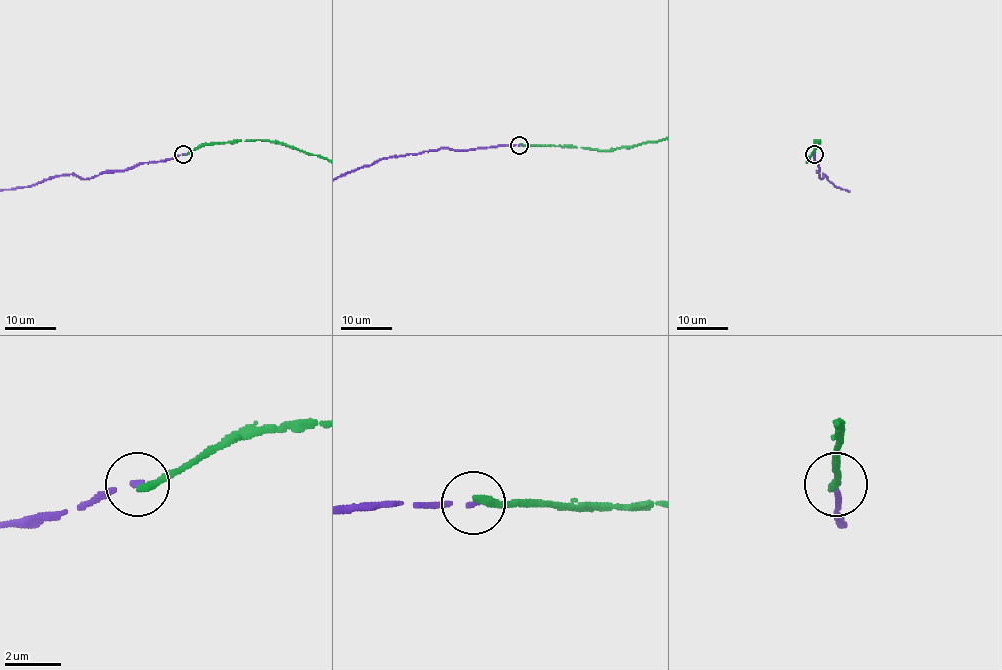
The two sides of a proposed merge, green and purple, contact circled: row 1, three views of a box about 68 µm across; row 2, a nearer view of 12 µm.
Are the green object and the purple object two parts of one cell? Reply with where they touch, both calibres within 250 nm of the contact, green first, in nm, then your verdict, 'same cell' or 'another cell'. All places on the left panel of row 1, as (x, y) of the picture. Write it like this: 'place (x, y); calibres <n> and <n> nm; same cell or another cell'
place (183, 154); calibres 240 and 130 nm; another cell

